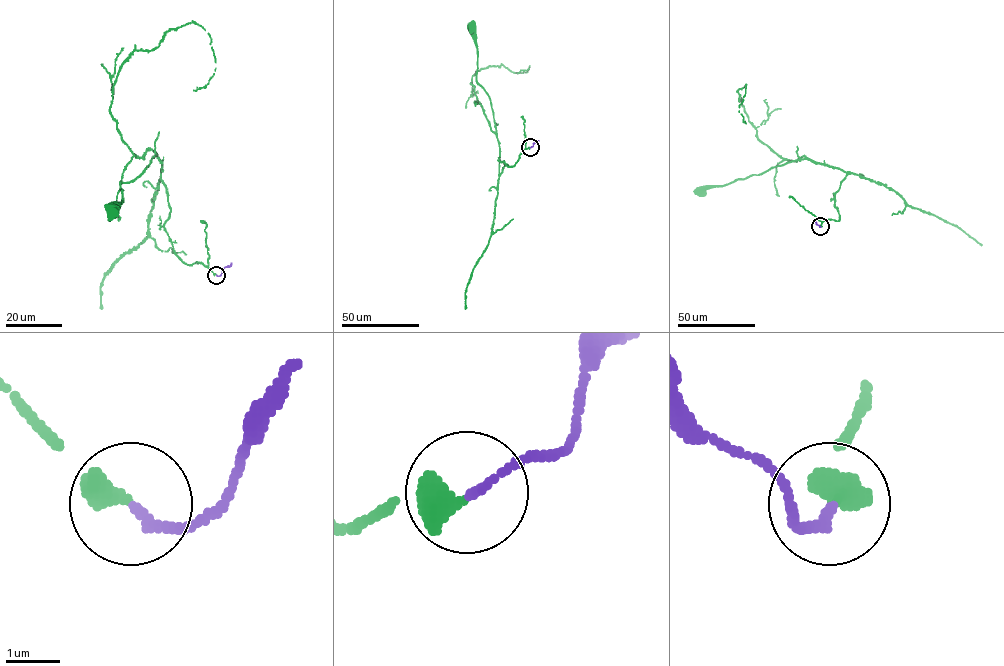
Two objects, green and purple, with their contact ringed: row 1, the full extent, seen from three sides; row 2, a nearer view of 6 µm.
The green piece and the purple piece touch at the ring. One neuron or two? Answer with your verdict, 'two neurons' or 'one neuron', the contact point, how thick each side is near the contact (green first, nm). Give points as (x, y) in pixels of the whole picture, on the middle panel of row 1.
one neuron | (530, 147) | 480/140 nm

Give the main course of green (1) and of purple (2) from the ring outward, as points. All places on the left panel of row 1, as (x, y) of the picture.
1: (216, 274), (176, 254), (164, 226), (170, 209), (155, 154), (136, 178), (120, 183), (122, 200), (111, 211)
2: (216, 274), (219, 276), (231, 263)

